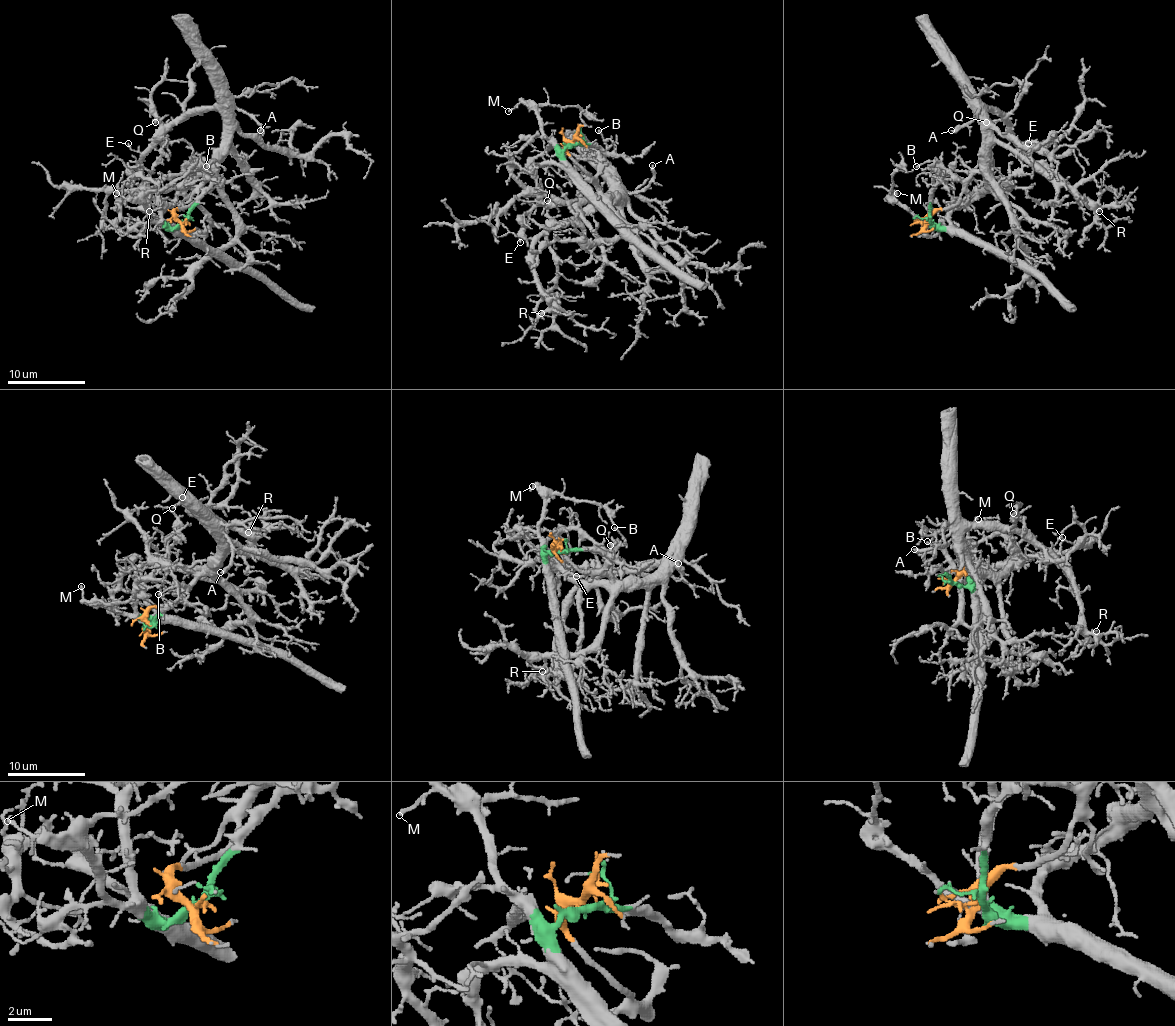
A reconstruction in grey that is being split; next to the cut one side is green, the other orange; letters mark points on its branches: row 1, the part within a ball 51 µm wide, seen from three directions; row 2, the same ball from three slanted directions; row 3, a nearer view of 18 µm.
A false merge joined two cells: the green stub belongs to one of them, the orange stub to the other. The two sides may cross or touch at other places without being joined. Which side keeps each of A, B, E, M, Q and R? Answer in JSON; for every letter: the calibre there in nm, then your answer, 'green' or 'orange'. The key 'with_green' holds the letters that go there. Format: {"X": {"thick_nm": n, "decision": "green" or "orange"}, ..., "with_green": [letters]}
{"A": {"thick_nm": 320, "decision": "orange"}, "B": {"thick_nm": 140, "decision": "orange"}, "E": {"thick_nm": 140, "decision": "orange"}, "M": {"thick_nm": 170, "decision": "green"}, "Q": {"thick_nm": 180, "decision": "orange"}, "R": {"thick_nm": 100, "decision": "orange"}, "with_green": ["M"]}

